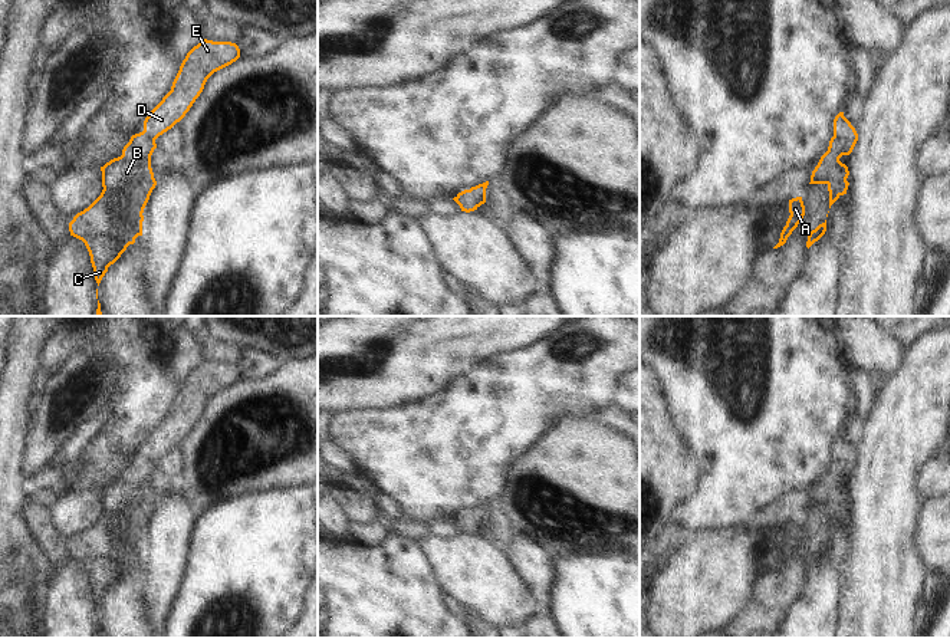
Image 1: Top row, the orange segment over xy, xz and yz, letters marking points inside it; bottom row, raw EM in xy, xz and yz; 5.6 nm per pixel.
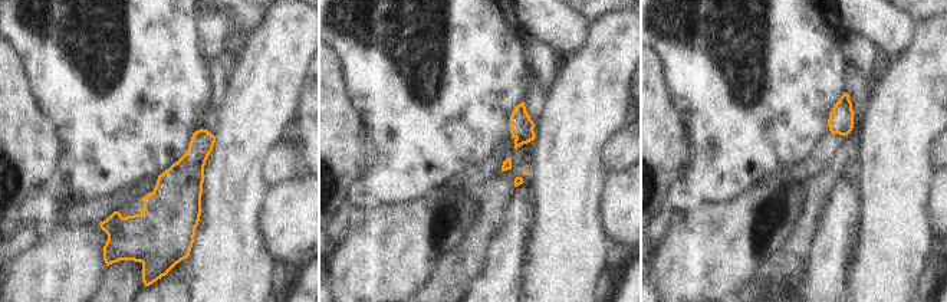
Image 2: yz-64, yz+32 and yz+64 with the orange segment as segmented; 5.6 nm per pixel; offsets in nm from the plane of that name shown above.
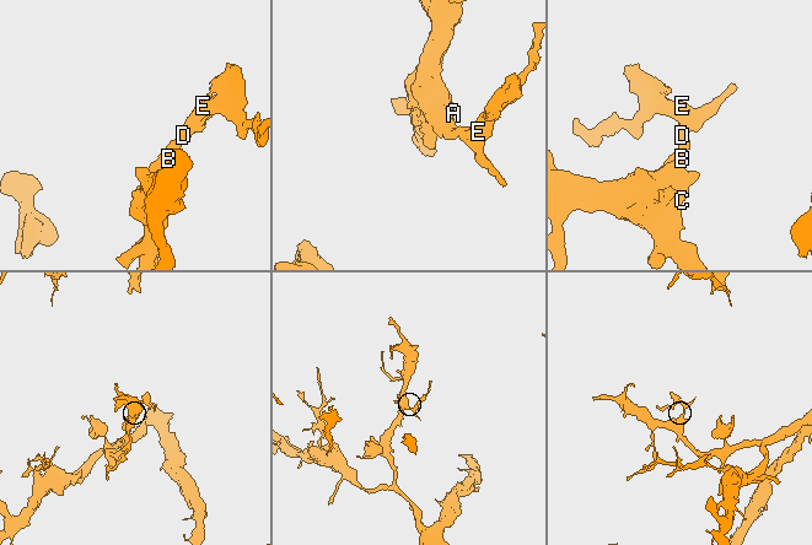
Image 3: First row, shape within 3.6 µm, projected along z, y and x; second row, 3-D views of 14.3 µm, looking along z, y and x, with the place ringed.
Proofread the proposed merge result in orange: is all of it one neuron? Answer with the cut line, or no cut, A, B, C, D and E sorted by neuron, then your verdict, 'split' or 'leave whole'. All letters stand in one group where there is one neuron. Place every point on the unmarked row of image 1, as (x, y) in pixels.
no cut | A B C D E | leave whole

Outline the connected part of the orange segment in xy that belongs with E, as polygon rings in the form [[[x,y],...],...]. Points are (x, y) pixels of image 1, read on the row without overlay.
[[[203,361],[187,375],[171,412],[145,440],[144,453],[131,458],[121,478],[101,489],[103,509],[101,517],[69,545],[70,558],[82,562],[89,573],[98,608],[108,589],[121,579],[129,566],[135,565],[138,558],[142,558],[142,535],[157,507],[151,490],[151,477],[157,470],[155,461],[185,438],[214,394],[231,387],[239,379],[240,371],[236,365]]]

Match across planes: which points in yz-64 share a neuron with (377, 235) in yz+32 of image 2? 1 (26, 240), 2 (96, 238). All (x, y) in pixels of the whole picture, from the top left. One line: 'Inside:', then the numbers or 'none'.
Inside: 2

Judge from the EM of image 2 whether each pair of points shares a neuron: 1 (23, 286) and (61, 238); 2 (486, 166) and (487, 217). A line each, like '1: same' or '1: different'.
1: same
2: different

